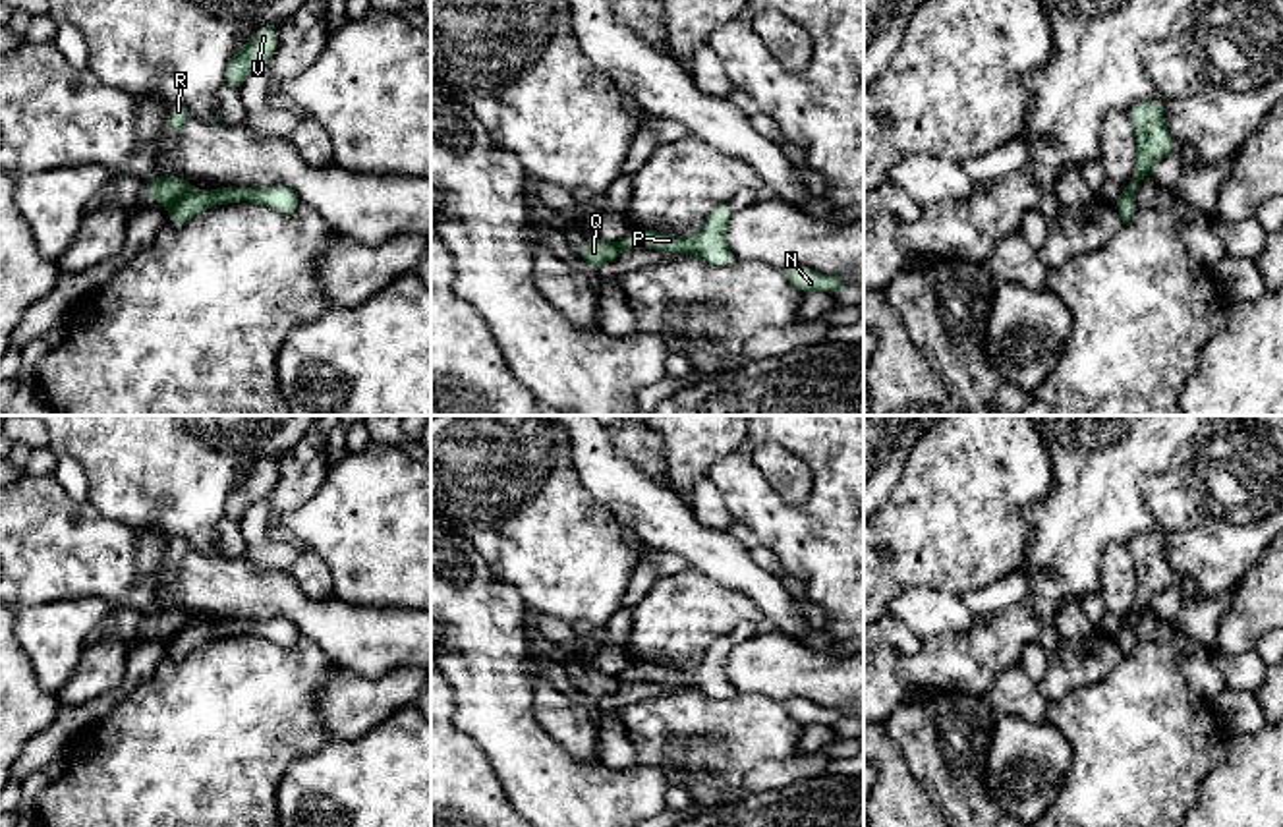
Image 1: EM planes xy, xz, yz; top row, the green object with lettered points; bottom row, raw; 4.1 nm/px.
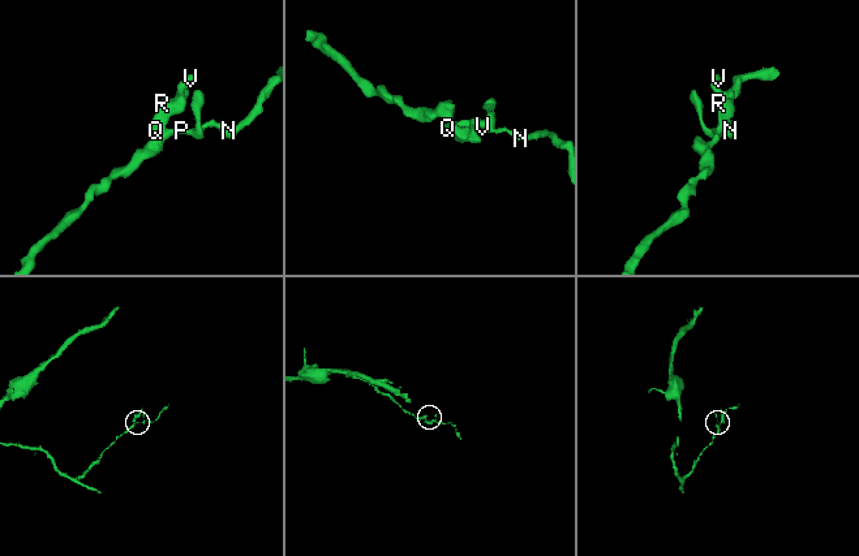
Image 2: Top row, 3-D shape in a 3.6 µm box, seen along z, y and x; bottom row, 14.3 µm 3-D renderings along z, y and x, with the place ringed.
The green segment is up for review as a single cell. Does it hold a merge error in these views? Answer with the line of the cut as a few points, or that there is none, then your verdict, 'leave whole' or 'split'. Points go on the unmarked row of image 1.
cut in xy along (190, 621), (172, 638); split

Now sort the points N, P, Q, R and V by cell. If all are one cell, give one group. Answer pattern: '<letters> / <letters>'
N P / Q R V

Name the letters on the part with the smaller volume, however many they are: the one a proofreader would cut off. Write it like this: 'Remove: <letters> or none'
Remove: Q, R, V

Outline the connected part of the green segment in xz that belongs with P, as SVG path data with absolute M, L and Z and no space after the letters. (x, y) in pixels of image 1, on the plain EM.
M730 636L717 638L705 651L699 667L684 670L653 661L630 663L616 678L620 682L655 682L680 688L698 688L711 699L734 698L738 692L725 674L725 661L732 649Z

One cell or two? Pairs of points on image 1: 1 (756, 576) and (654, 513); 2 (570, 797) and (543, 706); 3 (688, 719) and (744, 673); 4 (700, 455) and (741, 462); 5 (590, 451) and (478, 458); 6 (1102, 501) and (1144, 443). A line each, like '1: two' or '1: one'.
1: one
2: two
3: two
4: two
5: two
6: one

